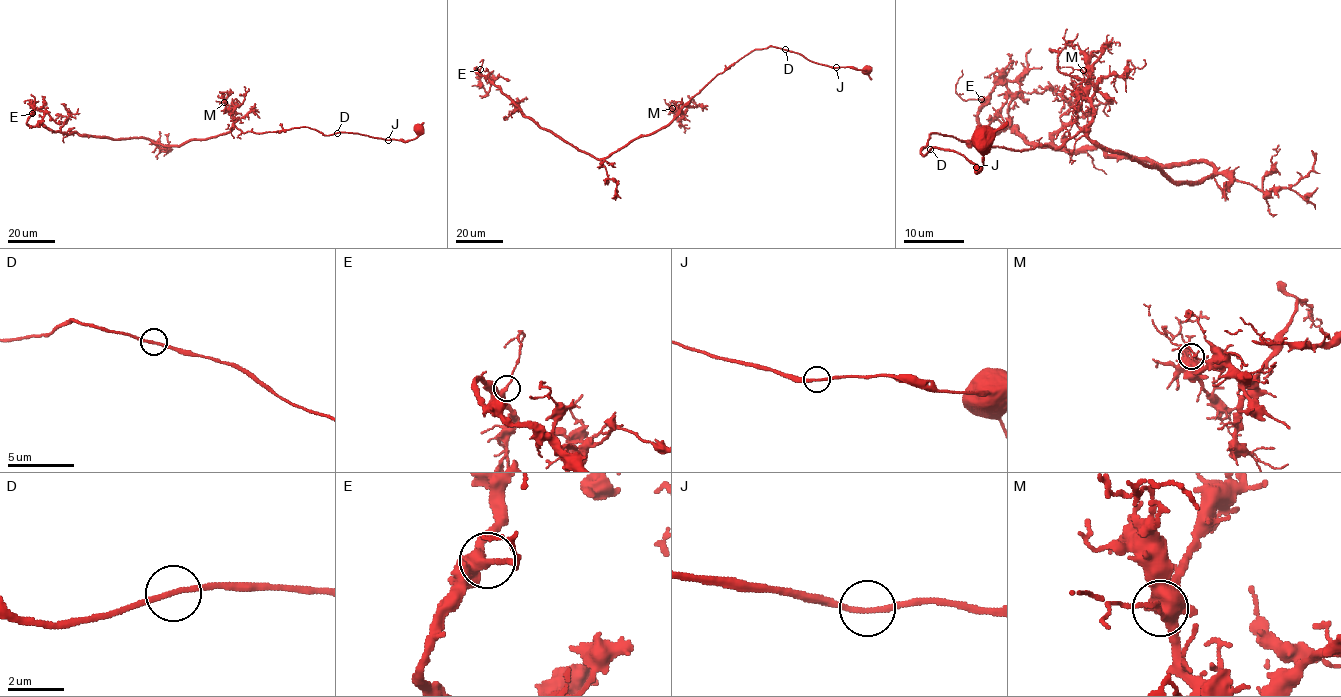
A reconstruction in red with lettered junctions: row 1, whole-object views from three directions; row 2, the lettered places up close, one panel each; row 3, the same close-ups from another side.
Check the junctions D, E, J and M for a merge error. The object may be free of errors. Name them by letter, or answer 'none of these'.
none of these

